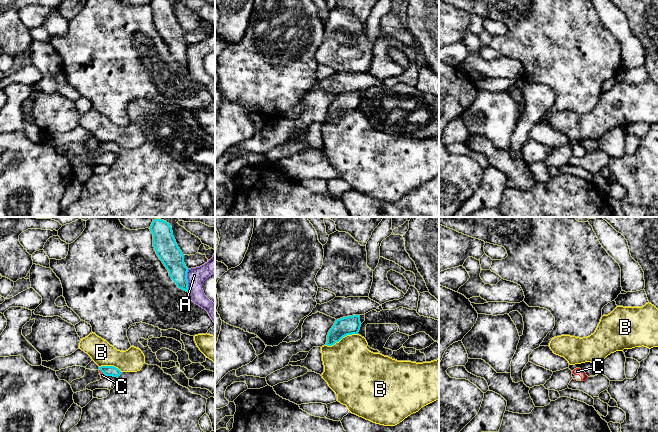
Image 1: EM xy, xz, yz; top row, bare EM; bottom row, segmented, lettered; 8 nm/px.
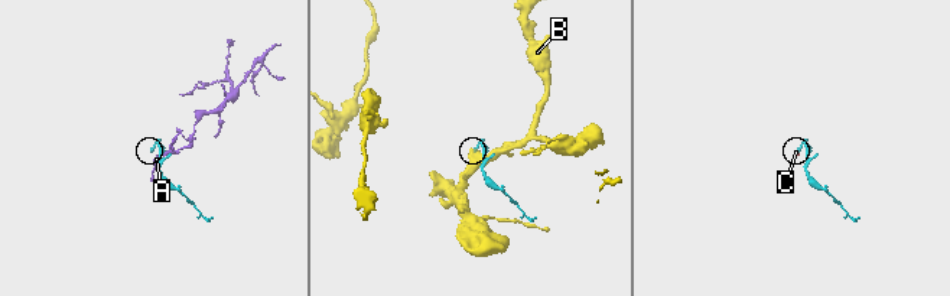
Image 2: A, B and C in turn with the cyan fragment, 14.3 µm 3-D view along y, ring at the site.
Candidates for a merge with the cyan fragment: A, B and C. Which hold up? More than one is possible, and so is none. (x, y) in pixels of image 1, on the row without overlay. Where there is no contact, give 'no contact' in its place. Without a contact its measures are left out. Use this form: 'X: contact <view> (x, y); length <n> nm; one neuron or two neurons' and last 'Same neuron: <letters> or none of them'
A: contact xy (187, 56); length 180 nm; two neurons
B: contact xz (341, 114); length 280 nm; two neurons
C: contact xy (103, 149); length 90 nm; one neuron
Same neuron: C

